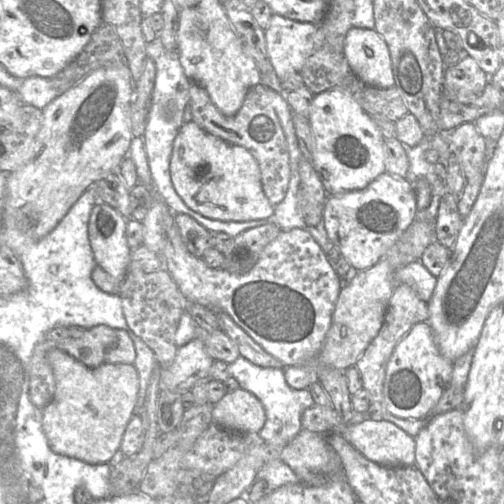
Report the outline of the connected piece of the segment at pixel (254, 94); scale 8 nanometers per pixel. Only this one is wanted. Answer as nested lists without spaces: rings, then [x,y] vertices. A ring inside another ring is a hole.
[[[191,81],[189,87],[189,106],[192,120],[204,131],[231,144],[246,148],[258,162],[261,172],[262,189],[271,204],[276,205],[286,195],[290,181],[290,153],[279,118],[270,101],[268,88],[259,83],[247,92],[244,102],[233,116],[220,112],[212,102],[206,89]]]

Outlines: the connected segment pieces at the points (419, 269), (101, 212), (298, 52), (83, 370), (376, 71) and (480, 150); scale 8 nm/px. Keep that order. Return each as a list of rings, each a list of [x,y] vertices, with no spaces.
[[[415,261],[395,270],[394,281],[396,284],[409,285],[421,300],[428,302],[436,286],[437,277],[420,261]]]
[[[103,202],[94,205],[88,224],[96,264],[119,283],[127,275],[132,252],[126,240],[126,224],[127,219]]]
[[[273,14],[265,29],[266,51],[274,70],[281,80],[292,73],[299,73],[313,49],[314,35],[318,25],[296,21],[279,14]]]
[[[57,349],[48,352],[47,361],[56,383],[53,399],[42,410],[42,428],[51,450],[89,464],[108,463],[120,449],[136,405],[139,377],[134,364],[88,368]]]
[[[352,26],[343,52],[354,74],[365,84],[379,88],[395,85],[388,46],[375,29]]]
[[[462,123],[454,128],[447,144],[458,159],[466,180],[483,173],[486,144],[474,123]]]

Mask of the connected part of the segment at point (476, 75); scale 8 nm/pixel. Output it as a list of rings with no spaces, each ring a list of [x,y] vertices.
[[[468,55],[444,69],[442,86],[446,93],[454,93],[458,102],[470,103],[483,92],[488,81],[489,76]]]

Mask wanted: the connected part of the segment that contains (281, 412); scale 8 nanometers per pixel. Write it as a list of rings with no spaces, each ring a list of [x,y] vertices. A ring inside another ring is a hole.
[[[242,356],[229,363],[227,369],[230,376],[239,383],[240,388],[254,394],[264,407],[266,420],[258,433],[259,438],[275,447],[285,447],[301,431],[302,413],[315,406],[310,391],[291,388],[285,380],[283,369],[261,367]]]

